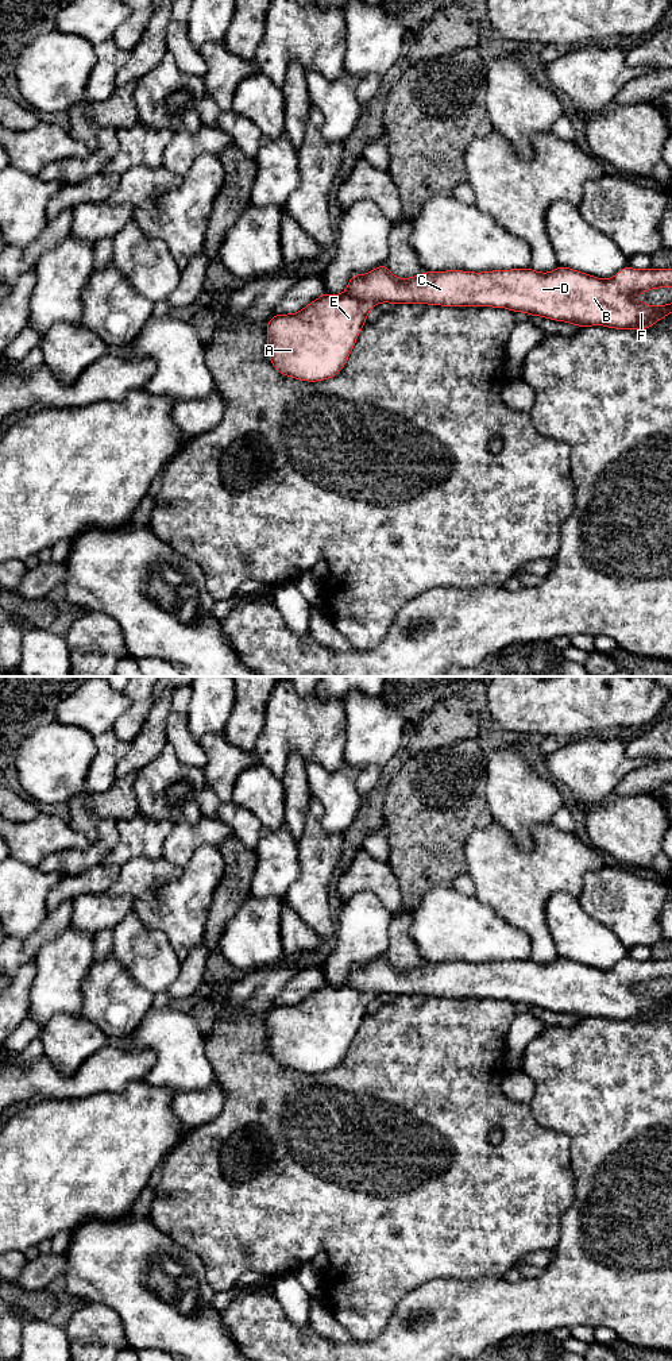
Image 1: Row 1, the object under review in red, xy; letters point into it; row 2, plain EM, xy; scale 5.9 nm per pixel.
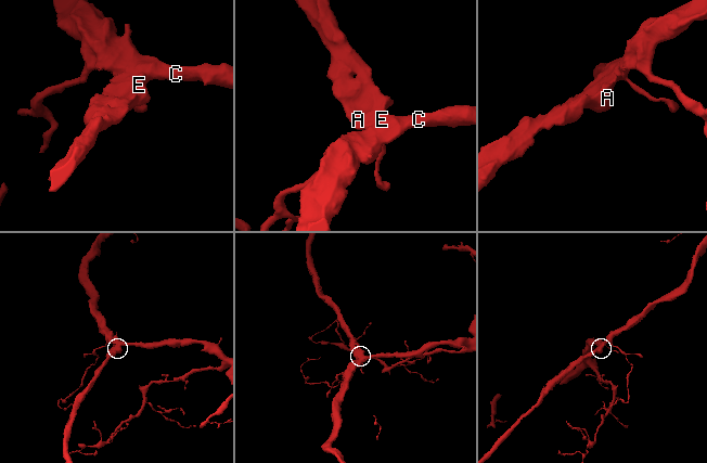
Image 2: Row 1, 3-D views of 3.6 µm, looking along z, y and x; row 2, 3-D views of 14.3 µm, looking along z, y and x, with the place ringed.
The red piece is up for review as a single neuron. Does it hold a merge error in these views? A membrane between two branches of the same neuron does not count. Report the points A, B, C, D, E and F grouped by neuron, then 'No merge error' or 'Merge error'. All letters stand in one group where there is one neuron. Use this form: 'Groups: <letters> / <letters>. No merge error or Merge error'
Groups: A B C D E F. No merge error

